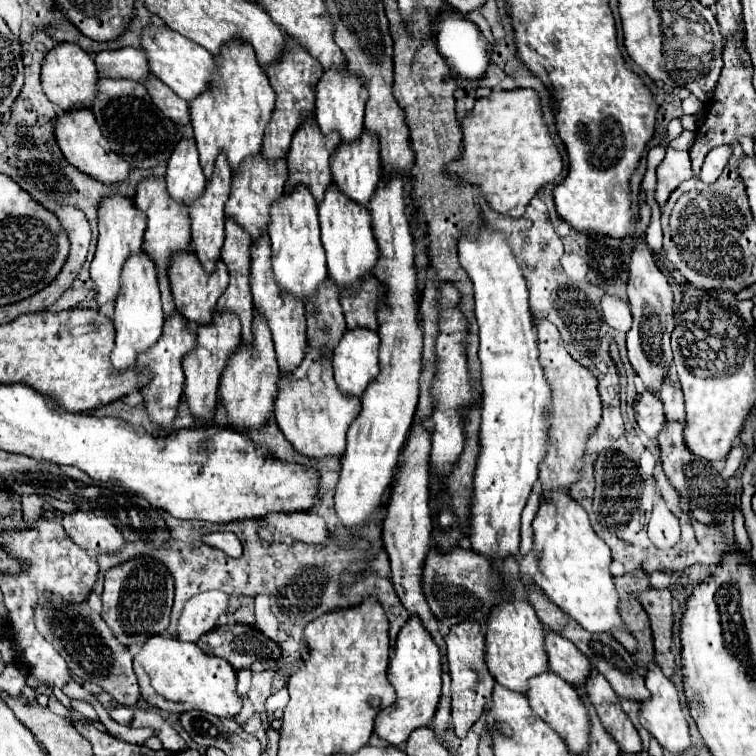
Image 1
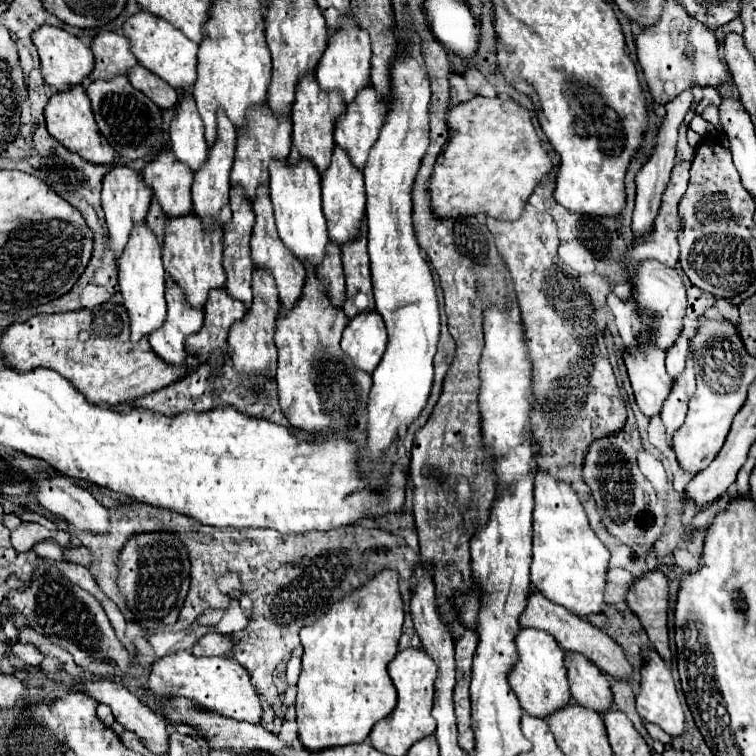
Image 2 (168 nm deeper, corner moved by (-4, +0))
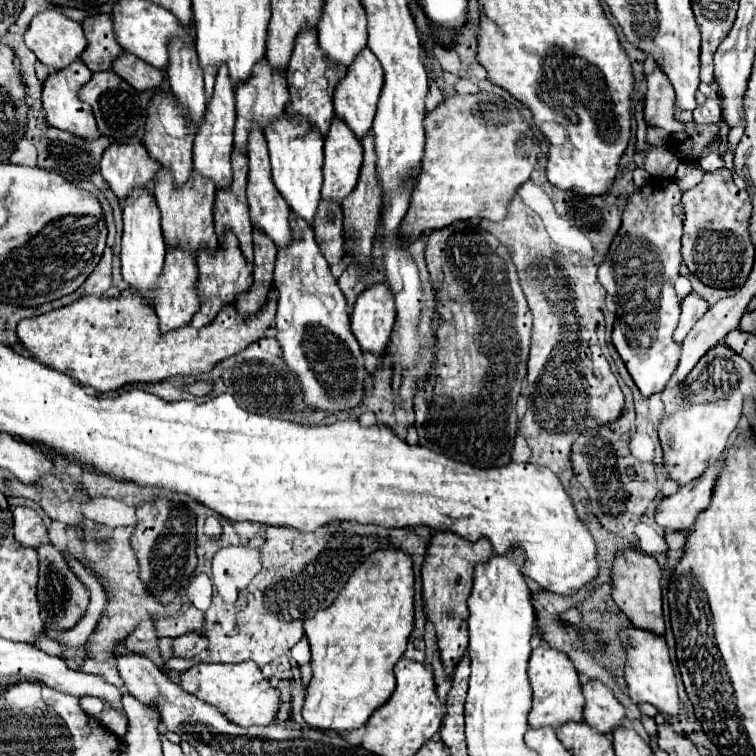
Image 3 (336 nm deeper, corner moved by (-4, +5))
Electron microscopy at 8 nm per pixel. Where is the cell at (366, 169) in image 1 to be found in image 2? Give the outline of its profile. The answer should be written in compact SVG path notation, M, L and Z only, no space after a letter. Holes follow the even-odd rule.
M366 85L358 101L344 111L344 115L336 123L334 141L340 149L348 153L354 167L364 171L370 149L378 141L378 133L388 115L388 107L374 93L372 85Z

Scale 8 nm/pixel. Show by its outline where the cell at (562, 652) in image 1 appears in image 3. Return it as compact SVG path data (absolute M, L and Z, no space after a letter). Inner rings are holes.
M586 682L582 686L586 706L584 706L584 720L594 726L604 736L612 736L612 732L624 724L626 712L624 706L614 698L610 688L598 682Z

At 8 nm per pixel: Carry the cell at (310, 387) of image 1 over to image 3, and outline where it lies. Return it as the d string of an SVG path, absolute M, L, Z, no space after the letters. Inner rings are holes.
M290 212L290 230L292 230L292 242L288 248L278 252L276 270L274 270L274 284L280 296L278 312L276 312L276 330L278 330L276 338L282 346L284 362L292 372L296 372L298 380L302 382L306 404L326 412L352 410L354 406L360 404L364 396L364 382L368 378L368 372L364 368L364 354L360 350L360 344L356 342L350 330L350 318L346 314L346 298L338 288L338 282L332 276L330 266L314 240L312 226L306 224L304 218L294 216L294 212Z

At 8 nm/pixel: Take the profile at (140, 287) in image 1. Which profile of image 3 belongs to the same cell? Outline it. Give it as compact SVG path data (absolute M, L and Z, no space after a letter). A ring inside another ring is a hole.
M132 188L124 200L124 236L122 236L122 276L138 292L152 292L164 266L164 238L160 228L160 212L154 194L146 188Z

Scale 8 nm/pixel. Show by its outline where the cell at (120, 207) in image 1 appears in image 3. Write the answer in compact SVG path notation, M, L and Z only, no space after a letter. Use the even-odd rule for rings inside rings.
M138 138L110 144L100 162L100 172L118 198L128 196L134 186L146 186L158 170L158 160L150 158Z

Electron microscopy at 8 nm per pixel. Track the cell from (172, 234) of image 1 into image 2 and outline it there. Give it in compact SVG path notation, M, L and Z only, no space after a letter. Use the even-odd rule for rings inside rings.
M170 151L160 153L142 171L144 183L152 189L166 219L188 217L192 213L190 187L194 175L186 165L178 165Z

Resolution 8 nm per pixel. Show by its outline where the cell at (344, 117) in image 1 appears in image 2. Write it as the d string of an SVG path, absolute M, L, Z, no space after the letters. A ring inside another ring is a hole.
M342 25L338 33L332 33L326 53L322 55L322 61L318 63L316 81L320 89L324 93L338 91L344 97L346 105L350 105L370 81L370 57L372 57L370 39L366 37L366 33L362 33L362 29L354 29L354 25Z

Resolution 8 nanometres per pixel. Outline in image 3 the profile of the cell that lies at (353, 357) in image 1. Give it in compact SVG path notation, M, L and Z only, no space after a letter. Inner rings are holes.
M378 282L360 292L354 314L352 332L364 352L384 352L396 320L394 294L388 284Z

